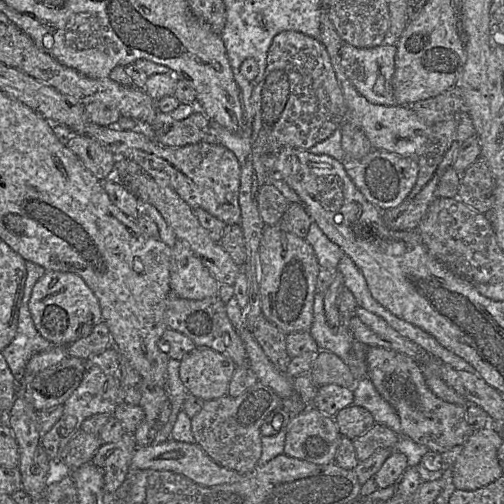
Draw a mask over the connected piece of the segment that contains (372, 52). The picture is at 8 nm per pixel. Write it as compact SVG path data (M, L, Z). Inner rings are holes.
M346 43L342 44L340 57L345 74L368 102L384 106L396 105L392 86L396 52L395 44L383 43L373 48L356 48Z

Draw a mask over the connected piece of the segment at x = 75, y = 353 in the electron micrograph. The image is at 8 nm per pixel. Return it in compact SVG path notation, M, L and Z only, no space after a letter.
M105 322L93 326L91 332L81 336L67 347L69 357L89 359L104 352L112 344L111 334Z

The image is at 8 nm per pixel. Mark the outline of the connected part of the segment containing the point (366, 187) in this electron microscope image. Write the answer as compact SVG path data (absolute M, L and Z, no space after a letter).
M372 149L359 160L347 159L344 154L344 160L341 162L348 176L363 196L381 210L399 206L412 191L419 172L415 157L402 157L379 149Z

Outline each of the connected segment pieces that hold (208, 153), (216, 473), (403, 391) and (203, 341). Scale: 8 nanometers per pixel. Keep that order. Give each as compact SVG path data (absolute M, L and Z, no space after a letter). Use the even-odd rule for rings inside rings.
M87 123L85 126L83 126L83 129L81 132L74 132L74 133L81 133L87 136L90 136L92 138L95 138L96 140L100 141L101 143L105 144L118 158L128 158L138 165L140 165L151 177L155 179L159 184L163 186L168 186L175 190L182 199L184 199L189 206L194 208L202 208L206 210L211 215L215 216L216 218L223 221L225 224L239 224L241 222L241 209L239 205L239 189L240 189L240 175L241 175L241 168L242 164L238 161L235 154L223 146L222 144L209 144L204 141L200 141L197 143L188 144L182 147L165 147L161 144L159 144L153 137L150 132L148 132L145 129L141 130L126 130L126 129L119 129L116 125L115 126L100 126L98 124L94 123Z
M168 439L161 444L138 447L130 463L132 470L167 470L180 473L194 482L212 487L236 481L241 474L218 465L197 443L185 443Z
M367 347L367 378L379 394L396 410L403 437L439 454L463 445L475 432L466 419L466 407L438 398L427 386L422 366L412 357L382 347Z
M170 292L166 303L165 322L168 328L189 337L197 347L209 347L230 357L236 367L247 364L244 344L227 316L226 303L218 295L203 300L189 300Z

